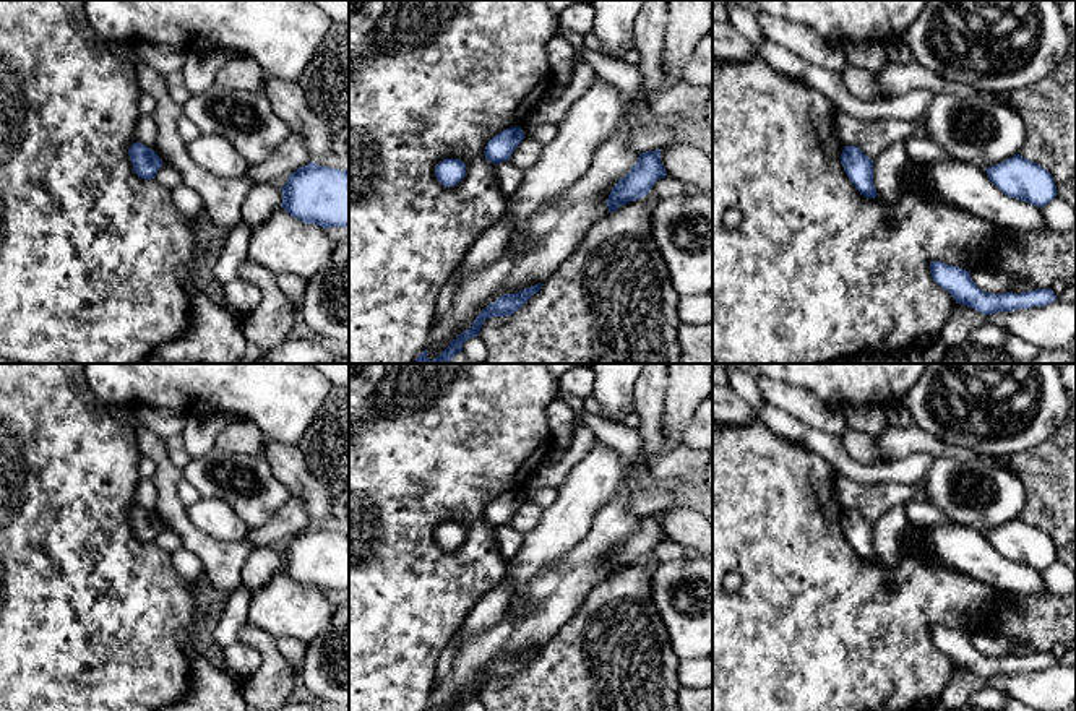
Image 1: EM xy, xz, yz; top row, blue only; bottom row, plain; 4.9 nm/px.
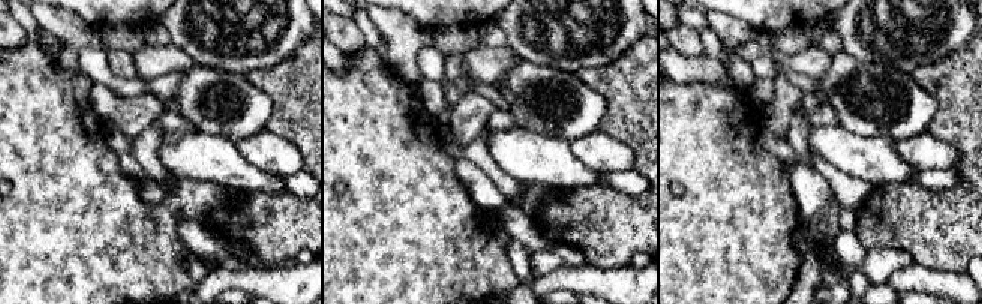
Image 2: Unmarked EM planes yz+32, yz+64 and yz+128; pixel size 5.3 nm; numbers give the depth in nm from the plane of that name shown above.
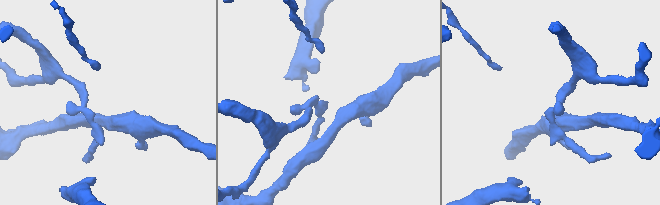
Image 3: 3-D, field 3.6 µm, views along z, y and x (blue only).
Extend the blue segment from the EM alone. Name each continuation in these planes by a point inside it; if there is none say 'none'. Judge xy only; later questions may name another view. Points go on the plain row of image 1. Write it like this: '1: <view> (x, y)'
none

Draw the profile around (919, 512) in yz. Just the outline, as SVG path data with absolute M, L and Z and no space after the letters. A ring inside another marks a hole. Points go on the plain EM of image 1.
M914 497L906 505L906 515L910 524L920 526L946 526L953 524L948 516L938 511L932 503Z

